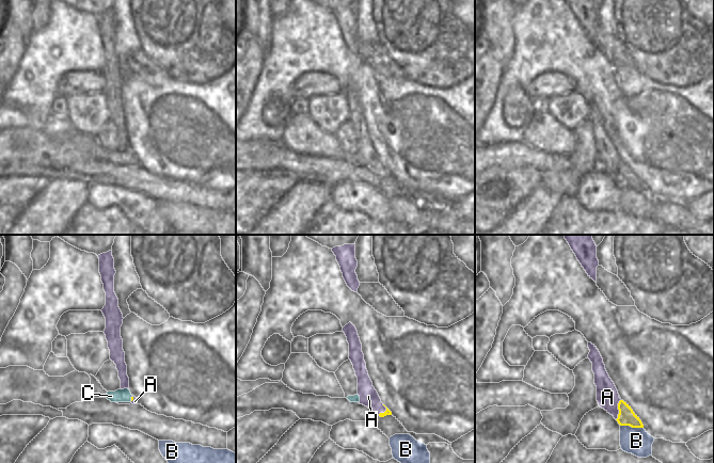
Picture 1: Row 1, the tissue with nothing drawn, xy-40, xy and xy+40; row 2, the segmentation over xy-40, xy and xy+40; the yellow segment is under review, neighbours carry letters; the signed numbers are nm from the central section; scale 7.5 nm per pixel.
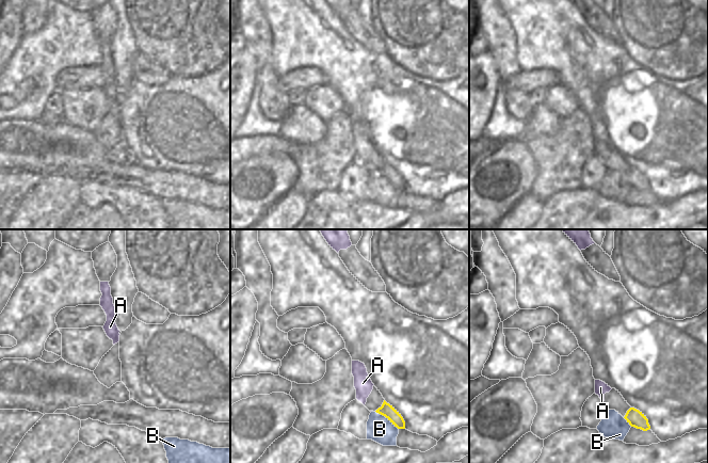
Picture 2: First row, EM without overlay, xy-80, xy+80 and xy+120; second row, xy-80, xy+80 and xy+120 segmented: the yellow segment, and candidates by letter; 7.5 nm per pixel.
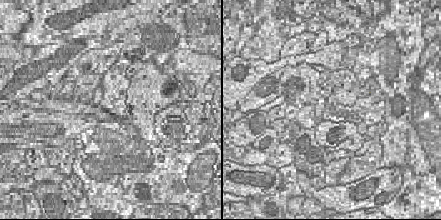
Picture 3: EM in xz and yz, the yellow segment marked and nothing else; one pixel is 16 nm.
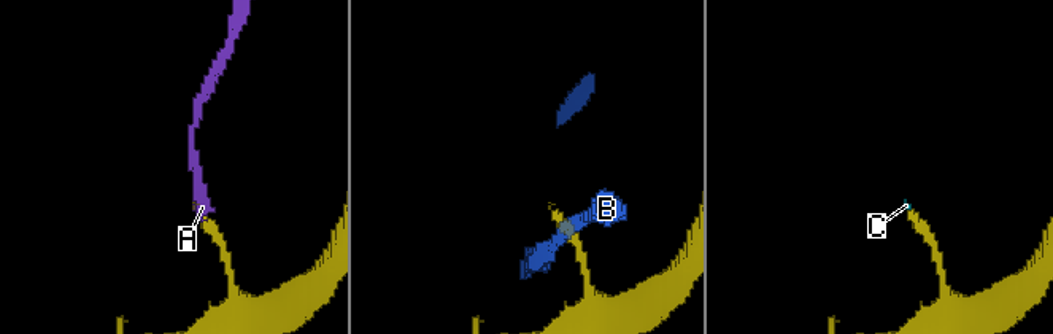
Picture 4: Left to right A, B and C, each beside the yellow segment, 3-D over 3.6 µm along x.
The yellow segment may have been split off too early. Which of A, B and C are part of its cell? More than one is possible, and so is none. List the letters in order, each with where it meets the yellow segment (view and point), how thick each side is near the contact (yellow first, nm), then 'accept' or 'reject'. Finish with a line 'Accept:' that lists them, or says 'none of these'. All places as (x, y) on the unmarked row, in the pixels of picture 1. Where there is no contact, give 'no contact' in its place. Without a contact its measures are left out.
A: contact xy+40 (618, 170); calibres 130 and 170 nm; reject
B: contact xy+40 (632, 188); calibres 130 and 200 nm; reject
C: contact xy-40 (131, 159); calibres 20 and 100 nm; accept
Accept: C

